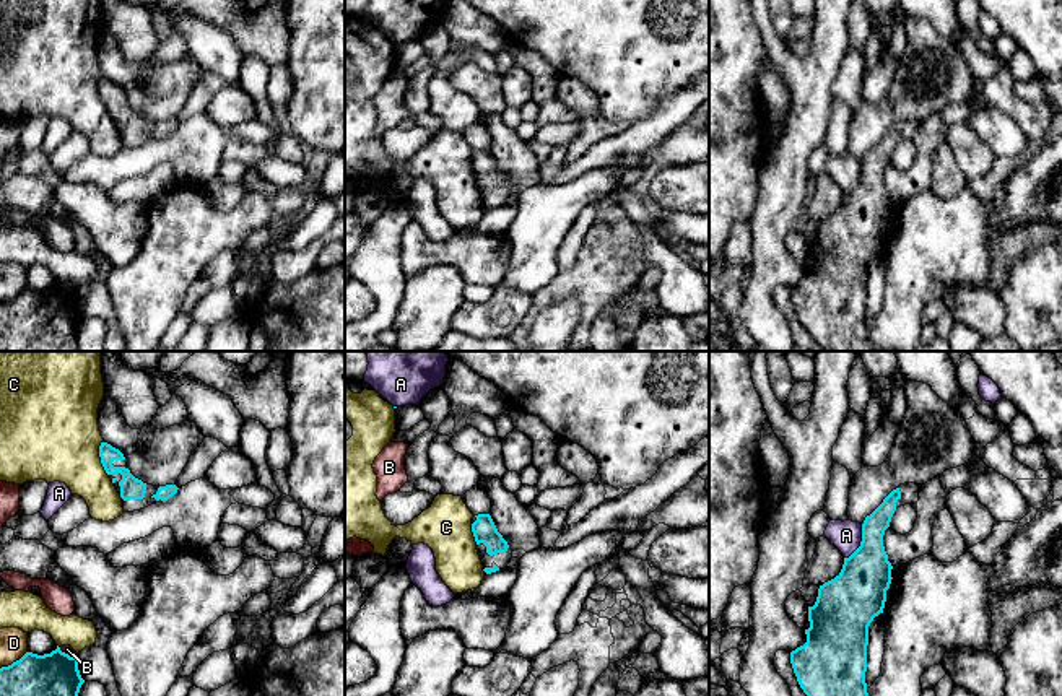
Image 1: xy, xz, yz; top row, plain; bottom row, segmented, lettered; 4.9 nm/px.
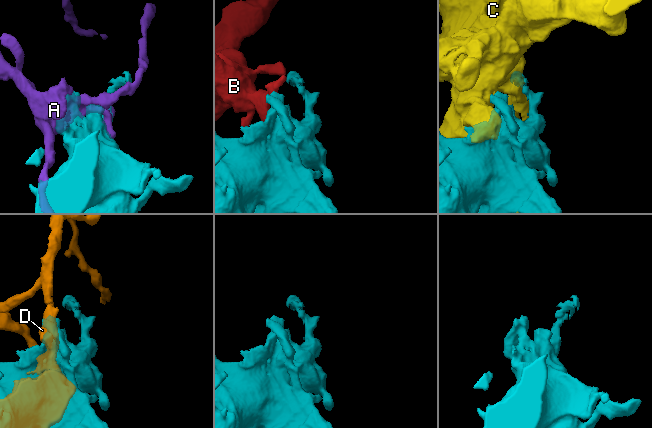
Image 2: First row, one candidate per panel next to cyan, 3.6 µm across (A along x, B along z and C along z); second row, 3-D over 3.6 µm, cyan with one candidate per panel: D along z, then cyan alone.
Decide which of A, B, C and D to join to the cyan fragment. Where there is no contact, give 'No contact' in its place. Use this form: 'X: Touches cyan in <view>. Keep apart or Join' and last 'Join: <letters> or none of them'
A: Touches cyan in yz. Keep apart
B: Touches cyan in xy. Keep apart
C: Touches cyan in xy. Keep apart
D: Touches cyan in xy. Keep apart
Join: none of them

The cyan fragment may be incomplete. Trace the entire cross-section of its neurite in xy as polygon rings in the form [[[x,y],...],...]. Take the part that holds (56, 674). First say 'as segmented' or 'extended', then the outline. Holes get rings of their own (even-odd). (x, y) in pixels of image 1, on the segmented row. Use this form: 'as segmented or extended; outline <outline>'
as segmented; outline [[[59,646],[44,655],[26,652],[20,660],[0,668],[0,696],[78,696],[83,683],[76,655],[70,657]]]

